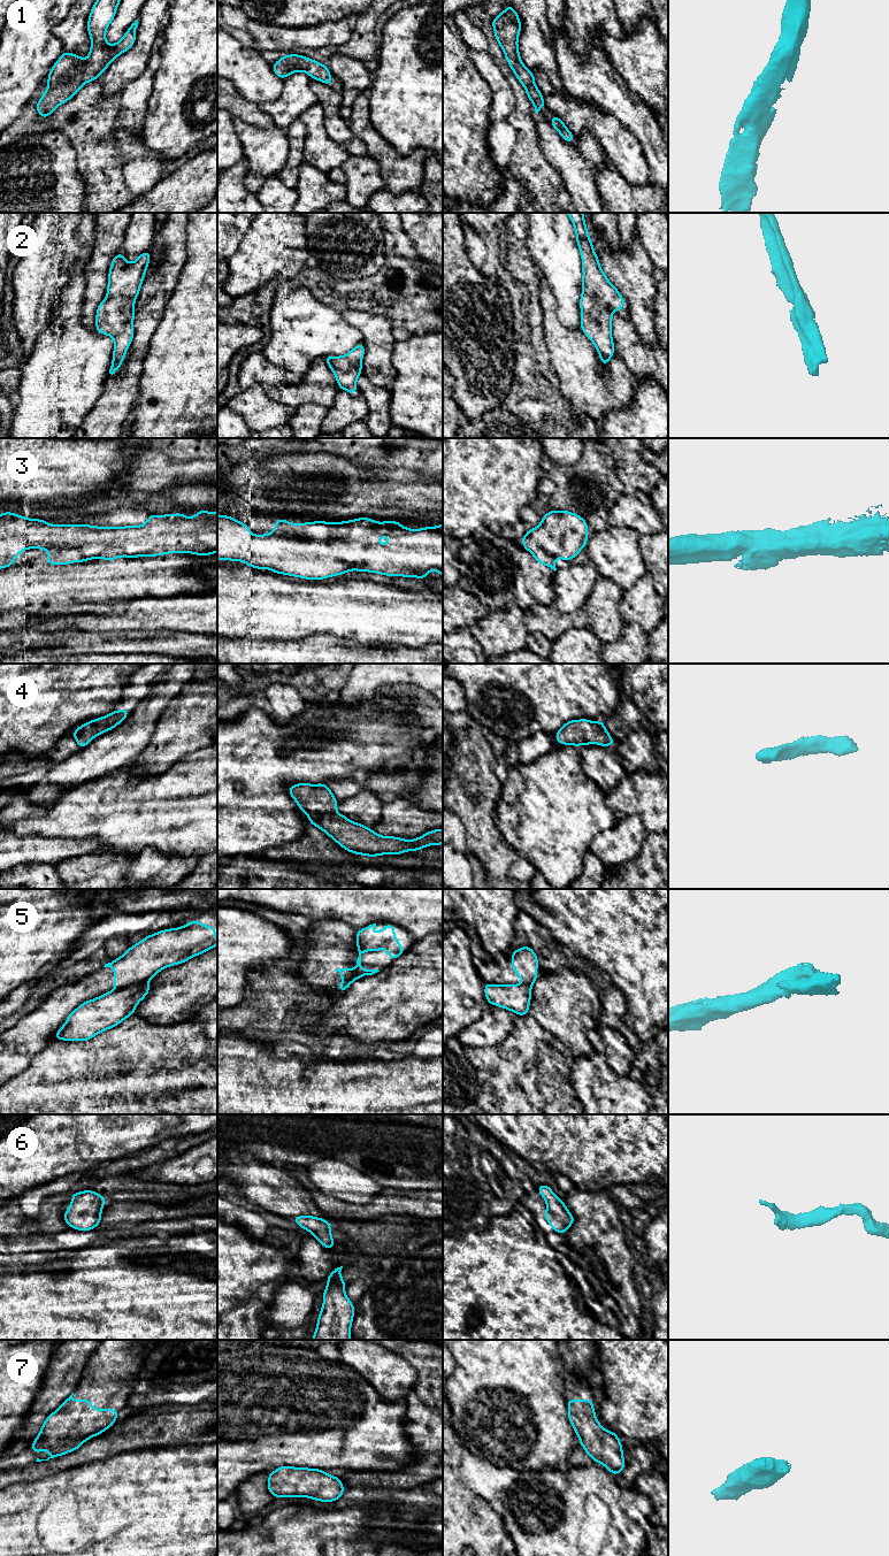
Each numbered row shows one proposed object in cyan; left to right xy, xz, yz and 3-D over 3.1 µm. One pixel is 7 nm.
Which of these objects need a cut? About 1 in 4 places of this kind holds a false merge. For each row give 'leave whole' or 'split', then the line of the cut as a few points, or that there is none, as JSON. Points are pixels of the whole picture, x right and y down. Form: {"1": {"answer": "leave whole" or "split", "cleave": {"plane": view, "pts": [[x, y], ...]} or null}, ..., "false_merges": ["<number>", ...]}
{"1": {"answer": "leave whole", "cleave": null}, "2": {"answer": "leave whole", "cleave": null}, "3": {"answer": "split", "cleave": {"plane": "xz", "pts": [[274, 530], [278, 535], [307, 536]]}}, "4": {"answer": "leave whole", "cleave": null}, "5": {"answer": "split", "cleave": {"plane": "xy", "pts": [[147, 980], [114, 990]]}}, "6": {"answer": "leave whole", "cleave": null}, "7": {"answer": "leave whole", "cleave": null}, "false_merges": ["3", "5"]}

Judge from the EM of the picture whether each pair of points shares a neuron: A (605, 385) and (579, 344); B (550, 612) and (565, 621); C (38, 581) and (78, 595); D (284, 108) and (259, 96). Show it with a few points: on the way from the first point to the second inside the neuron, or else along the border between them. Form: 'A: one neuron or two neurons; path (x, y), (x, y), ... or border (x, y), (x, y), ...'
A: one neuron; path (595, 375), (579, 359), (579, 354)
B: one neuron; path (553, 615), (561, 621)
C: one neuron; path (48, 584), (68, 584)
D: two neurons; border (284, 79), (281, 94), (259, 105)

